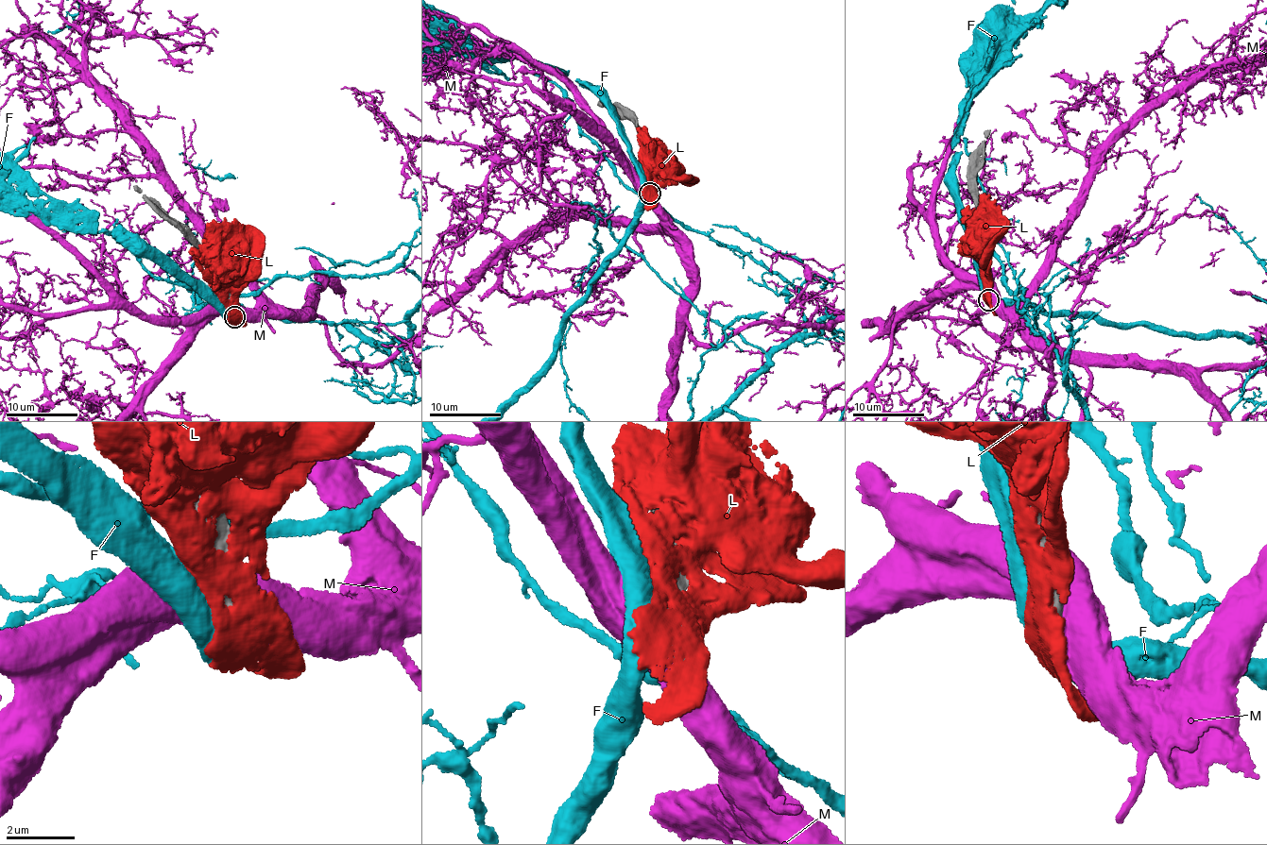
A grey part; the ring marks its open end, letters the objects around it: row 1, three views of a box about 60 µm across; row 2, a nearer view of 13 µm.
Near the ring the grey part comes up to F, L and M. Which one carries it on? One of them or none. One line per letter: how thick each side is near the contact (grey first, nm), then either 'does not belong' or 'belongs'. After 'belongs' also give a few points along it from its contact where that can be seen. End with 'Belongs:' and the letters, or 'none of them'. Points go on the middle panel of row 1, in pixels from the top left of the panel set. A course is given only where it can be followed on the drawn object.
F: 480/500 nm | does not belong
L: 550/600 nm | does not belong
M: 550/750 nm | does not belong
Belongs: none of them

